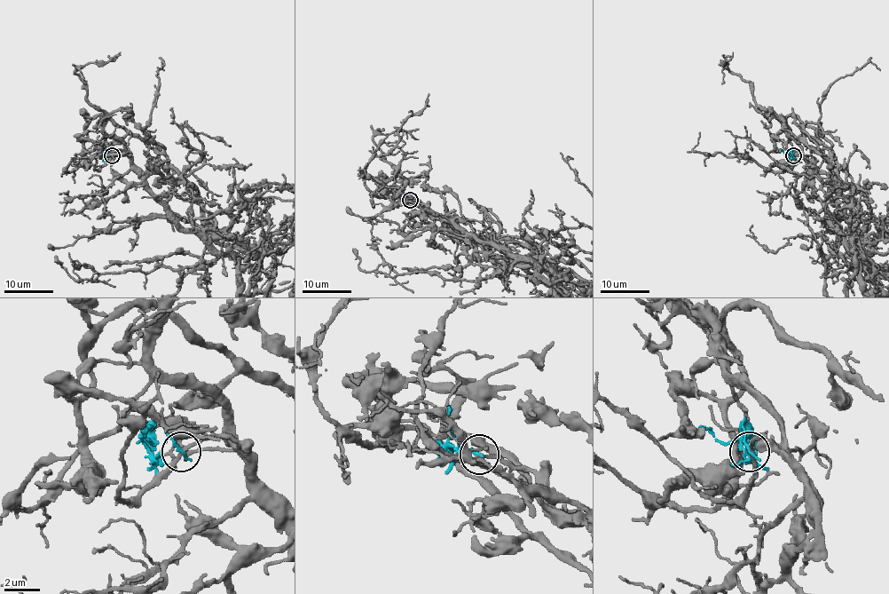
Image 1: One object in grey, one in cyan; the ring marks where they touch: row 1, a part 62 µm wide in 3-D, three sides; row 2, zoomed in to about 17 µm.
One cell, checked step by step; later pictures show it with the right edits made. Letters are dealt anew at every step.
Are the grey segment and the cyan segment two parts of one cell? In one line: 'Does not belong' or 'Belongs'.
Does not belong

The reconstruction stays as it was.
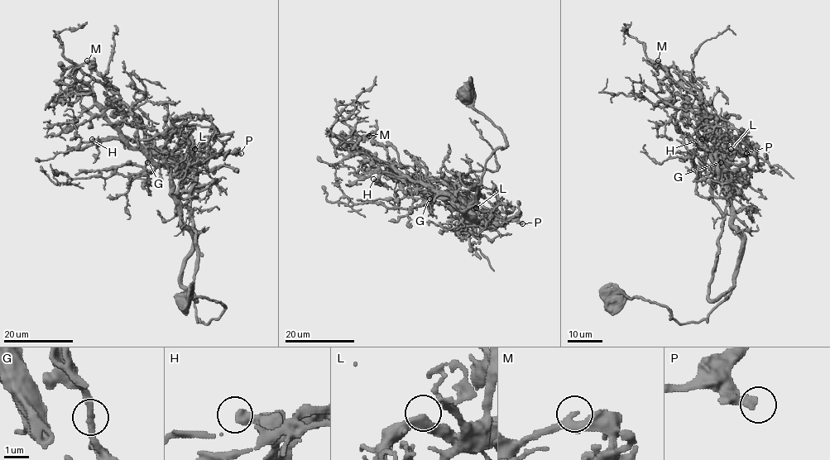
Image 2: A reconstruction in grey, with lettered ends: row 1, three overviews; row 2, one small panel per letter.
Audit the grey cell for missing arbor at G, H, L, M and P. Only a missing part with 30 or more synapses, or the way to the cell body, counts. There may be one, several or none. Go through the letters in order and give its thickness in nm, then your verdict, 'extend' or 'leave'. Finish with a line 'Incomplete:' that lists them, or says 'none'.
G: calibre 280 nm; leave
H: calibre 400 nm; leave
L: calibre 280 nm; leave
M: calibre 240 nm; extend
P: calibre 420 nm; leave
Incomplete: M

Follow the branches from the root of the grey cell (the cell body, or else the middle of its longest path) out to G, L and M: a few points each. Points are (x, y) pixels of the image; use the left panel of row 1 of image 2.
G: (182, 300), (208, 297), (224, 310), (208, 323), (196, 318), (181, 283), (192, 234), (171, 173), (147, 162)
L: (182, 300), (208, 297), (224, 310), (201, 322), (181, 283), (193, 238), (182, 222), (180, 192), (194, 149)
M: (182, 300), (224, 310), (196, 318), (181, 283), (193, 238), (171, 173), (75, 77), (87, 60)

